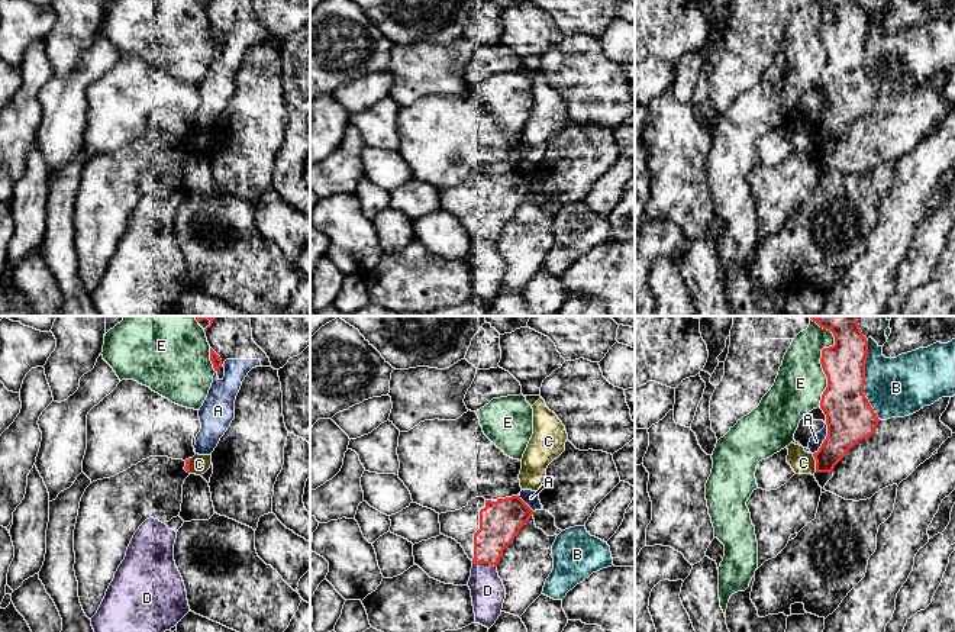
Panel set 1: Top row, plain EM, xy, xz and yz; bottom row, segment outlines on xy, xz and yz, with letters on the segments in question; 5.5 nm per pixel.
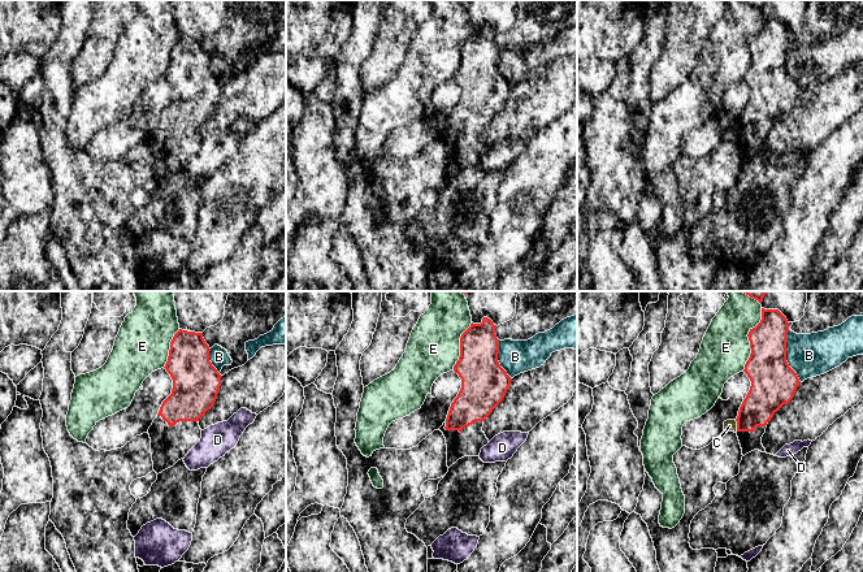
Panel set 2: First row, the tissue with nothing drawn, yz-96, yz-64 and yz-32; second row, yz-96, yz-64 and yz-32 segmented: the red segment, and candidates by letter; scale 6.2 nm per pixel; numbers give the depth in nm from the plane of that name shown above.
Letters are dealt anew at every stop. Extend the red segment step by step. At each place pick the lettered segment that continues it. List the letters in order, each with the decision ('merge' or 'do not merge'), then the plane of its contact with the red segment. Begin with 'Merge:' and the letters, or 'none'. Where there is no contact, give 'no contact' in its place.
Merge: none
A: do not merge; contact in yz
B: do not merge; contact in yz
C: do not merge; contact in yz
D: do not merge; contact in xz
E: do not merge; contact in yz

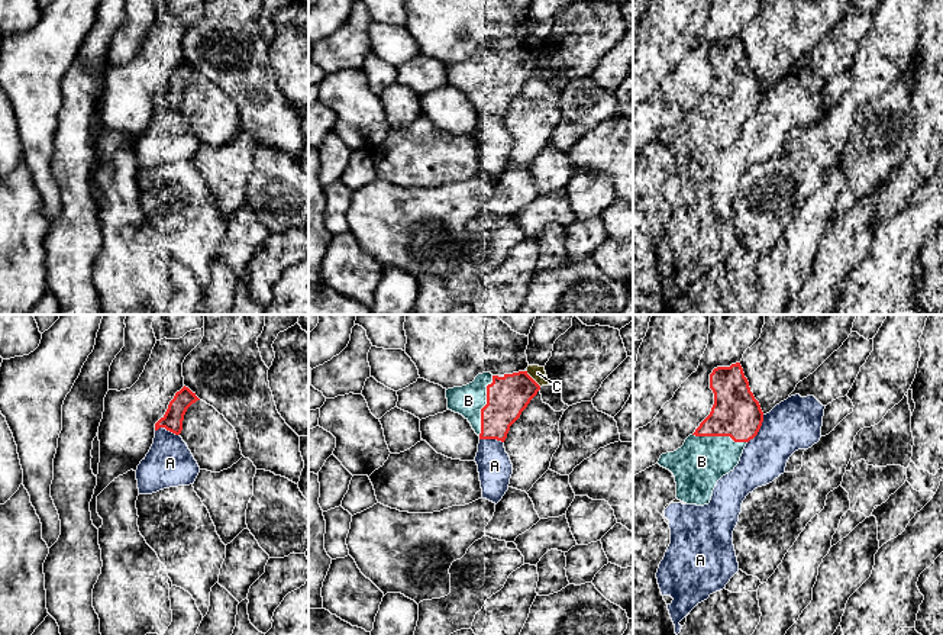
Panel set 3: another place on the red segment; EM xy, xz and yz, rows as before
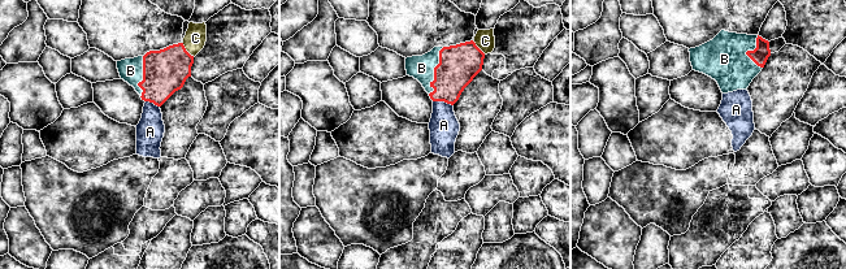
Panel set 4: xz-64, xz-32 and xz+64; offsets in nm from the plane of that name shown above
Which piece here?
Merge: B
A: do not merge; contact in yz
B: merge; contact in xz
C: do not merge; contact in xz

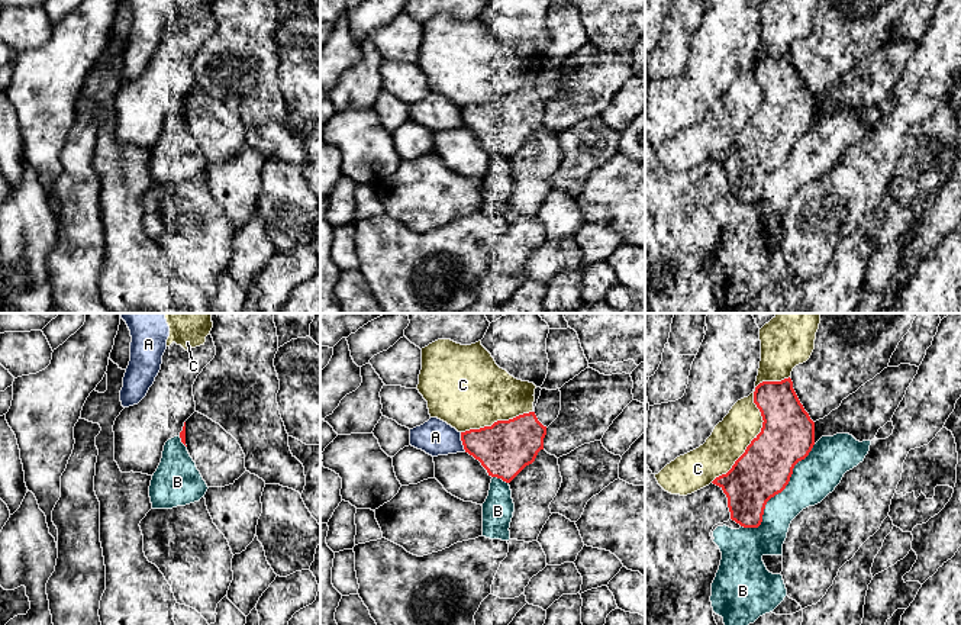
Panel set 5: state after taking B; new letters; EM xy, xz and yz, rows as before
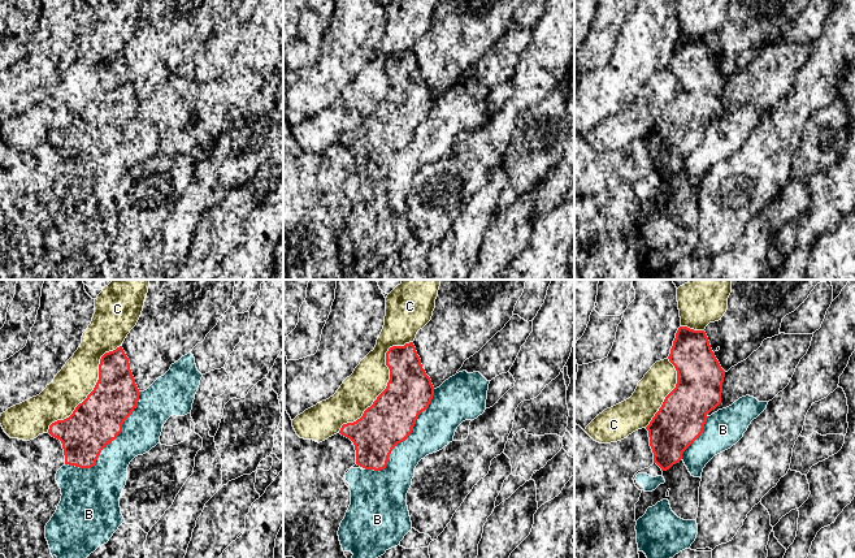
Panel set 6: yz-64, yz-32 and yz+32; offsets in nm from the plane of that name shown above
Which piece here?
Merge: none
A: do not merge; contact in xz
B: do not merge; contact in yz
C: do not merge; contact in yz

